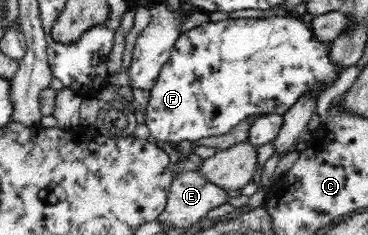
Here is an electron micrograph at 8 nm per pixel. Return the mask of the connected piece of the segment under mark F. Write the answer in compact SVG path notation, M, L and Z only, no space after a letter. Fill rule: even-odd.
M278 16L258 17L258 18L239 18L232 19L227 17L222 21L207 21L200 26L196 26L190 30L182 32L175 42L174 48L171 50L170 58L158 75L156 84L150 89L150 99L144 114L145 123L150 128L151 137L153 139L162 140L162 142L176 143L182 140L200 140L212 136L221 136L228 134L236 125L240 124L248 117L260 117L268 114L278 114L284 116L292 106L296 106L296 102L300 98L318 98L320 94L328 87L332 86L340 77L344 68L337 68L337 64L329 55L329 44L320 42L313 33L311 23L306 23L298 16Z

